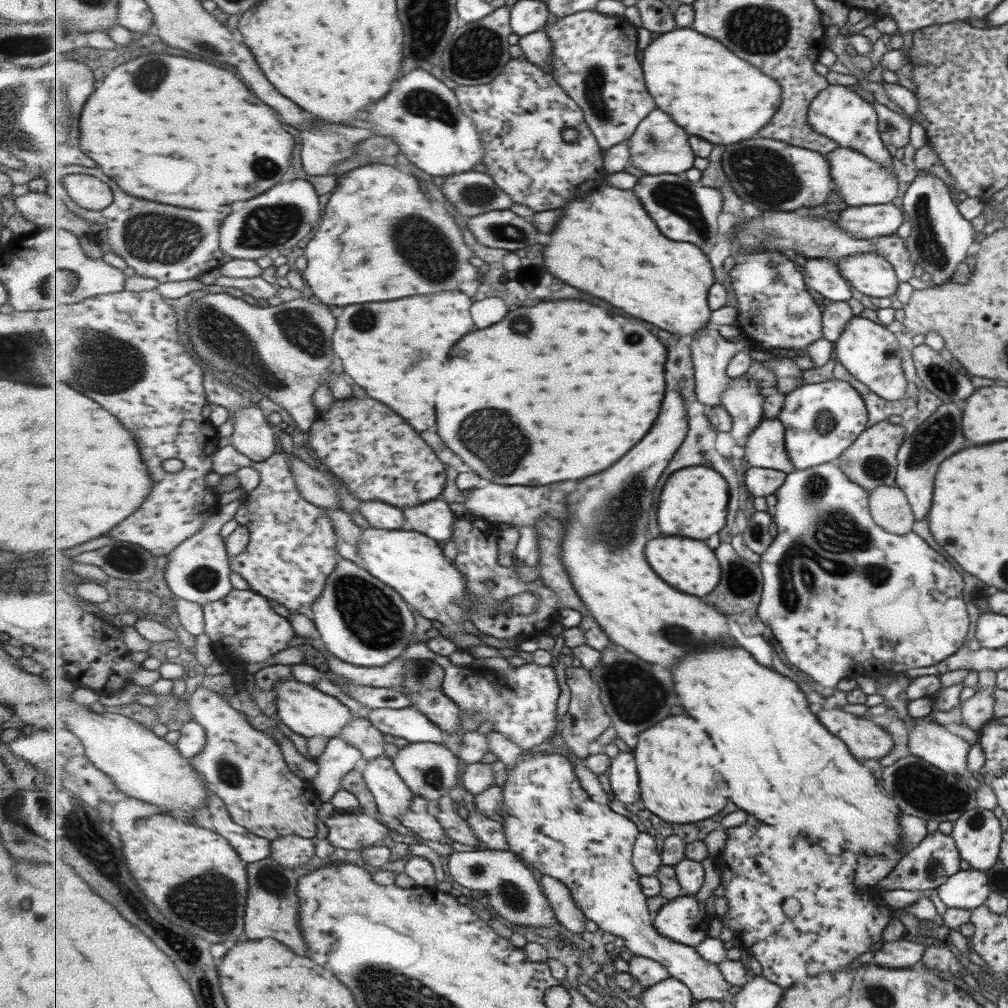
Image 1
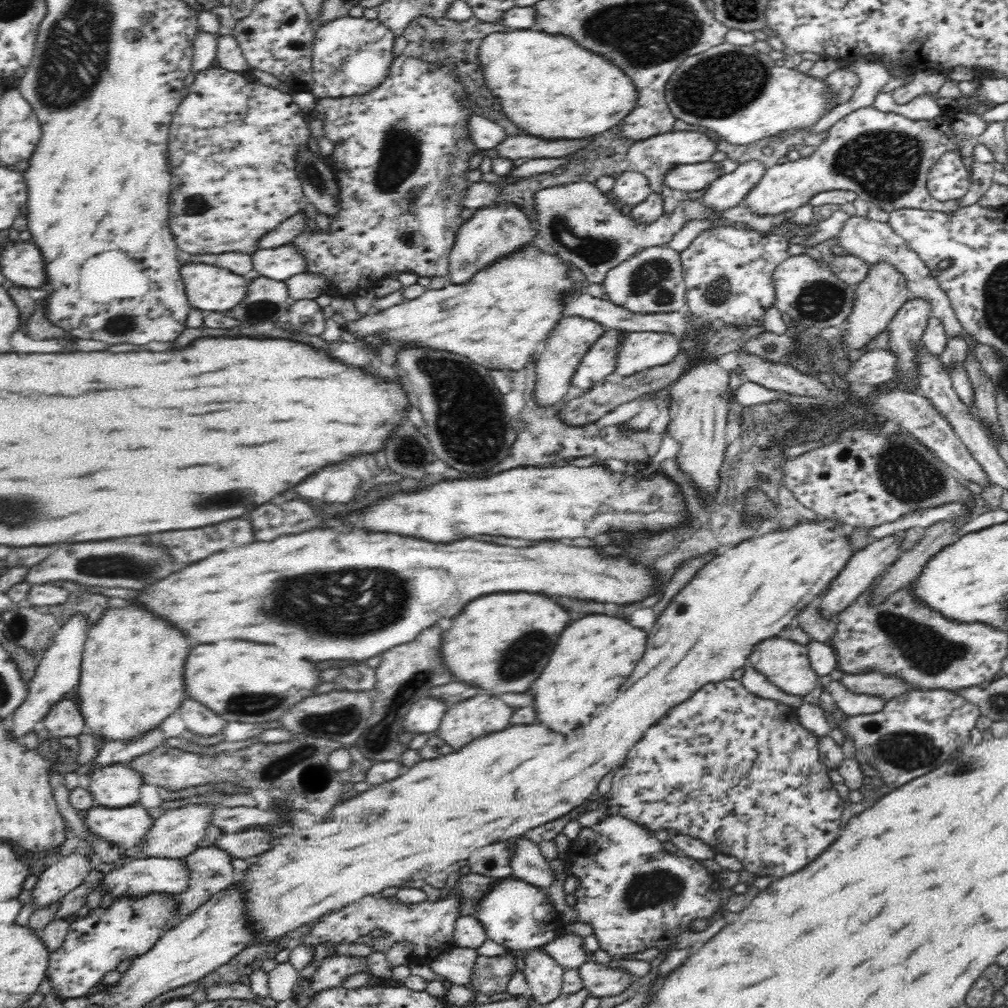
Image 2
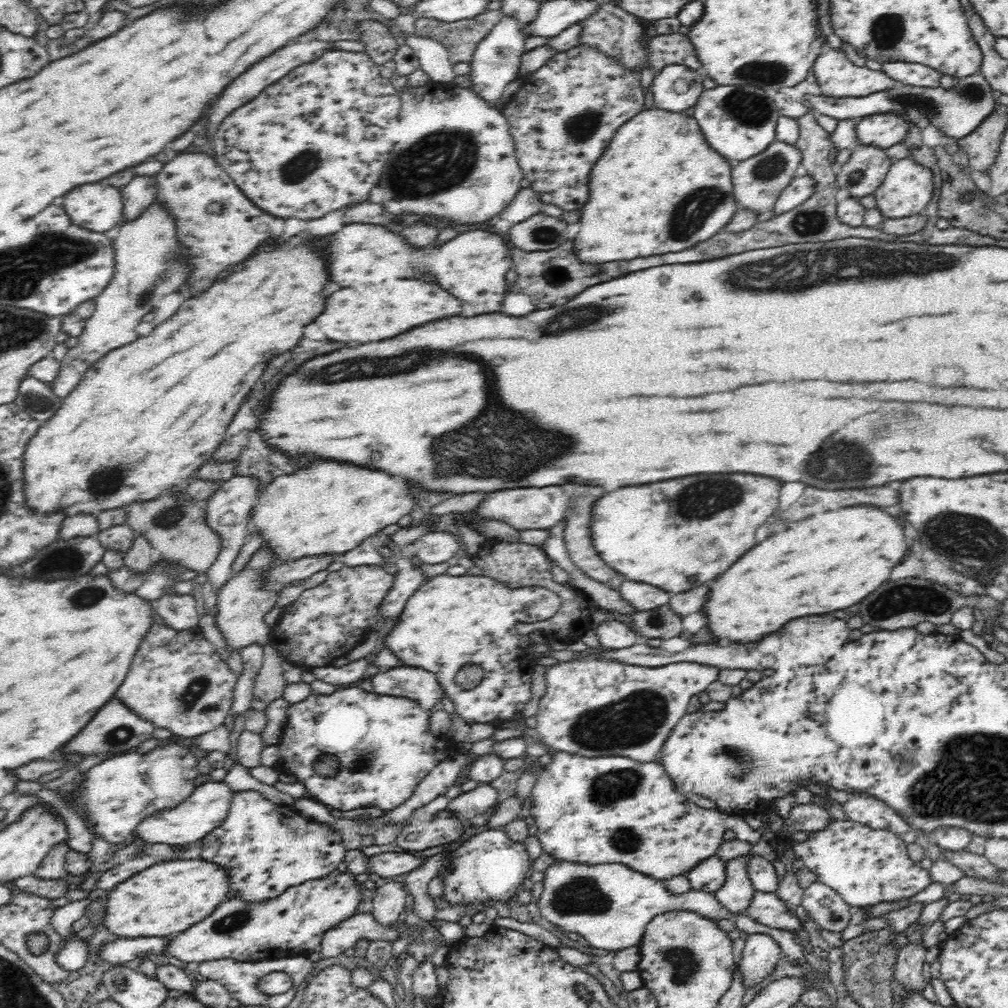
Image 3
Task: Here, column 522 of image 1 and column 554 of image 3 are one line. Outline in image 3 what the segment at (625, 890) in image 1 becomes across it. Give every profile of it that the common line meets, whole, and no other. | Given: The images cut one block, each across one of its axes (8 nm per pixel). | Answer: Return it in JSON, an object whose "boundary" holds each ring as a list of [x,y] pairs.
{"boundary":[[[558,751],[552,754],[551,762],[548,763],[540,772],[532,792],[530,792],[530,799],[532,800],[532,808],[530,814],[538,826],[535,838],[540,839],[545,853],[552,856],[555,860],[577,861],[581,864],[626,864],[636,870],[642,872],[647,876],[653,877],[656,880],[668,880],[676,876],[685,875],[705,862],[712,856],[718,855],[721,847],[726,842],[724,834],[728,830],[736,833],[738,839],[743,841],[750,841],[751,844],[756,844],[761,837],[762,830],[753,830],[746,820],[744,815],[735,814],[728,810],[715,808],[701,808],[695,803],[689,803],[686,800],[685,794],[674,787],[674,781],[670,777],[670,773],[666,771],[666,767],[660,760],[654,759],[651,761],[637,761],[627,756],[602,756],[602,757],[585,757],[577,754],[570,754],[569,752]]]}

